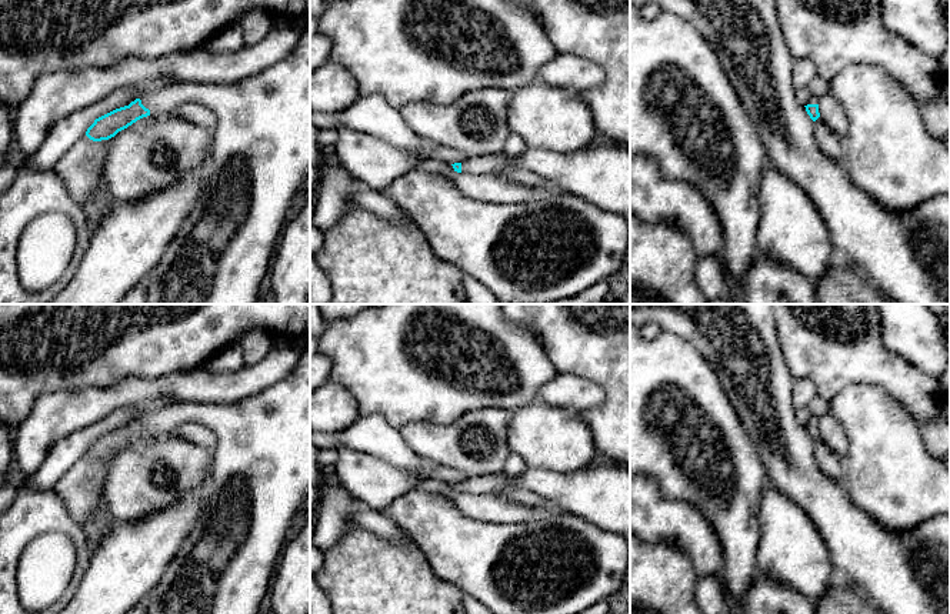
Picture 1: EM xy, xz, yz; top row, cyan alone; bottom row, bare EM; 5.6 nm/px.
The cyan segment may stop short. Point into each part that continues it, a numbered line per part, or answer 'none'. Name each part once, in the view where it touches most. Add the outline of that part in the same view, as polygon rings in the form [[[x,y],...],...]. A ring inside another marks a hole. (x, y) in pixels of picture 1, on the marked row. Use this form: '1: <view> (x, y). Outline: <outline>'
1: xy (260, 156). Outline: [[[310,21],[293,54],[259,74],[231,84],[176,81],[140,100],[150,114],[199,103],[217,119],[204,188],[147,276],[146,304],[260,304],[261,281],[271,266],[277,238],[289,221],[293,198],[310,176]]]

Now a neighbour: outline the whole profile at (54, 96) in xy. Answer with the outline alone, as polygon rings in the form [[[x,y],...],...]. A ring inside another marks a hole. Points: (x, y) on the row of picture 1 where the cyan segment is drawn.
[[[296,24],[271,29],[254,46],[233,53],[206,49],[179,51],[157,60],[129,57],[111,69],[87,67],[79,71],[46,73],[36,79],[13,119],[14,140],[27,157],[47,139],[51,127],[64,117],[99,103],[117,90],[161,76],[176,81],[231,84],[259,74],[293,54],[303,34]]]

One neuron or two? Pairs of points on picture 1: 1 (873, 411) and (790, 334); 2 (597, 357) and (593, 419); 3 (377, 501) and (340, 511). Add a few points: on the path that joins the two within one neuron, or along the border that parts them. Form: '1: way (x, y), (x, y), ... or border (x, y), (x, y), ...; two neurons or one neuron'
1: border (880, 387), (847, 384), (829, 401); two neurons
2: way (612, 373), (612, 403), (609, 406); one neuron
3: border (339, 477), (343, 487), (360, 504); two neurons

